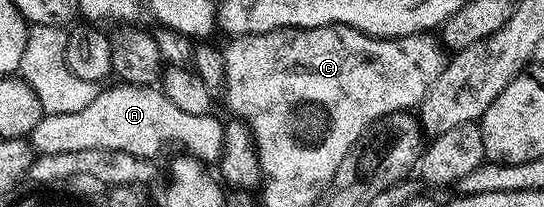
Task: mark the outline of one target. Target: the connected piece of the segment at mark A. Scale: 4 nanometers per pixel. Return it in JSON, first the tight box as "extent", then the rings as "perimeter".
{"extent":[29,84,223,164],"perimeter":[[[116,84],[112,90],[100,89],[99,94],[93,100],[93,104],[81,108],[81,112],[65,112],[64,114],[44,114],[43,118],[33,128],[29,135],[29,141],[39,154],[77,152],[81,149],[111,149],[124,150],[131,153],[137,159],[154,159],[155,153],[162,146],[170,142],[180,142],[187,146],[186,150],[190,155],[198,158],[205,164],[215,164],[223,152],[223,122],[215,119],[214,113],[190,114],[181,112],[173,100],[163,93],[162,89],[154,85],[126,85]]]}

